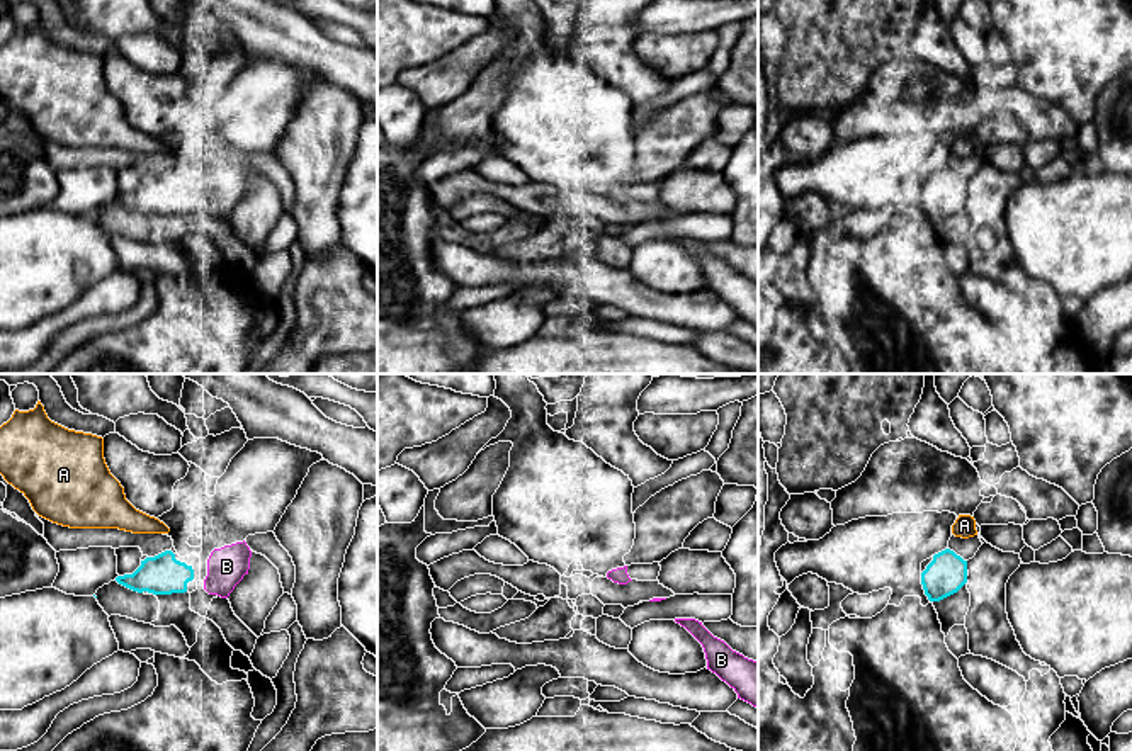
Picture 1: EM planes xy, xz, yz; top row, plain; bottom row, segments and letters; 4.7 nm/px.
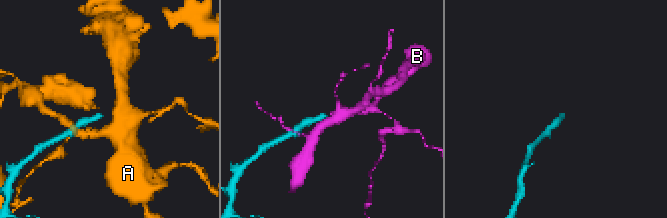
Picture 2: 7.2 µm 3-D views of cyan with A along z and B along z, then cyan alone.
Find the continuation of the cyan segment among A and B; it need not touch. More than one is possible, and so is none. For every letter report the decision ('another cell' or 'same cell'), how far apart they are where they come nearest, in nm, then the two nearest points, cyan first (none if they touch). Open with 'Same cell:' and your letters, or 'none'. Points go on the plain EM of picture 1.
Same cell: B
A: another cell | 70 nm | yz (949, 169), (956, 155)
B: same cell | 60 nm | xy (192, 197), (204, 199)

